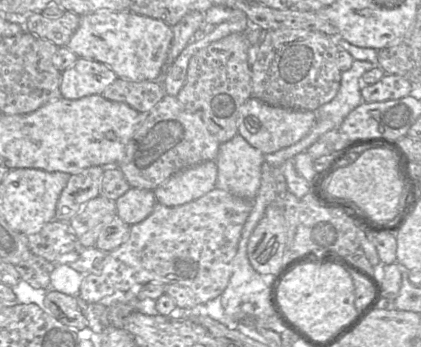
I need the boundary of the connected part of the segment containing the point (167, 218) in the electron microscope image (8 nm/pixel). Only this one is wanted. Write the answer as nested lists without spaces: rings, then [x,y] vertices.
[[[218,188],[180,206],[167,207],[156,202],[146,219],[130,226],[128,239],[107,253],[101,269],[83,277],[78,297],[88,303],[98,303],[117,291],[128,291],[149,282],[189,288],[197,298],[197,305],[222,295],[233,273],[233,260],[238,251],[242,230],[253,207],[254,200],[239,198]]]

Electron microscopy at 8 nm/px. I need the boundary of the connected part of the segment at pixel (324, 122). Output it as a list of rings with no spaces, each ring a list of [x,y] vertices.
[[[354,60],[349,70],[341,73],[340,87],[336,96],[328,103],[317,108],[315,123],[310,132],[296,144],[275,153],[264,155],[265,161],[273,167],[280,167],[286,160],[306,152],[323,134],[339,128],[348,114],[362,102],[362,76],[375,66],[368,61]]]

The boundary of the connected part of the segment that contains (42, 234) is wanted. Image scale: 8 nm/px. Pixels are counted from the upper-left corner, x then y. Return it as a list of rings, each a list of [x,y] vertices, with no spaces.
[[[53,219],[43,228],[27,235],[30,251],[53,264],[69,264],[78,259],[84,248],[68,222]]]

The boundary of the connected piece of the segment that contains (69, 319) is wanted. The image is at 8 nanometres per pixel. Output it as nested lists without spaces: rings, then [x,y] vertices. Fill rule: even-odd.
[[[48,289],[44,298],[44,309],[58,321],[75,331],[80,331],[87,326],[87,321],[74,296]]]

